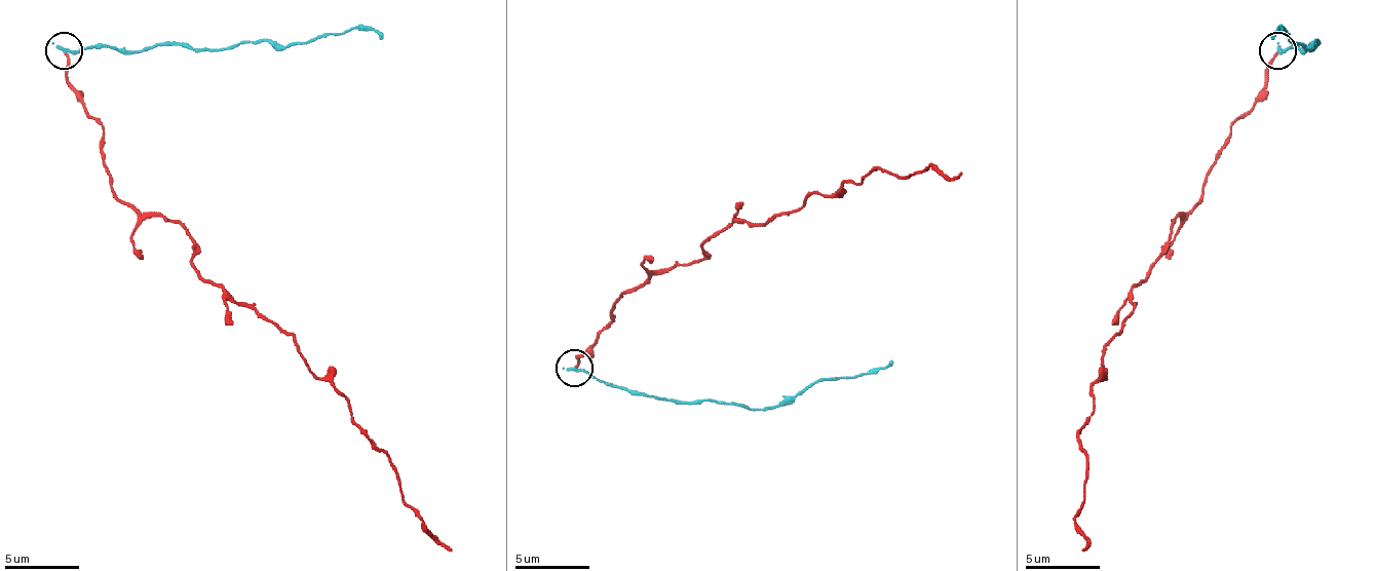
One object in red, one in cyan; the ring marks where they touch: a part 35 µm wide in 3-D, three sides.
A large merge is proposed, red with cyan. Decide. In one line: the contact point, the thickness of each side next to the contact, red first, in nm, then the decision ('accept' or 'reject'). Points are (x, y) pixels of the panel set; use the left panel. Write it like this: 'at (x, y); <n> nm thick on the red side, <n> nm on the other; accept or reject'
at (64, 50); 160 nm thick on the red side, 240 nm on the other; reject

